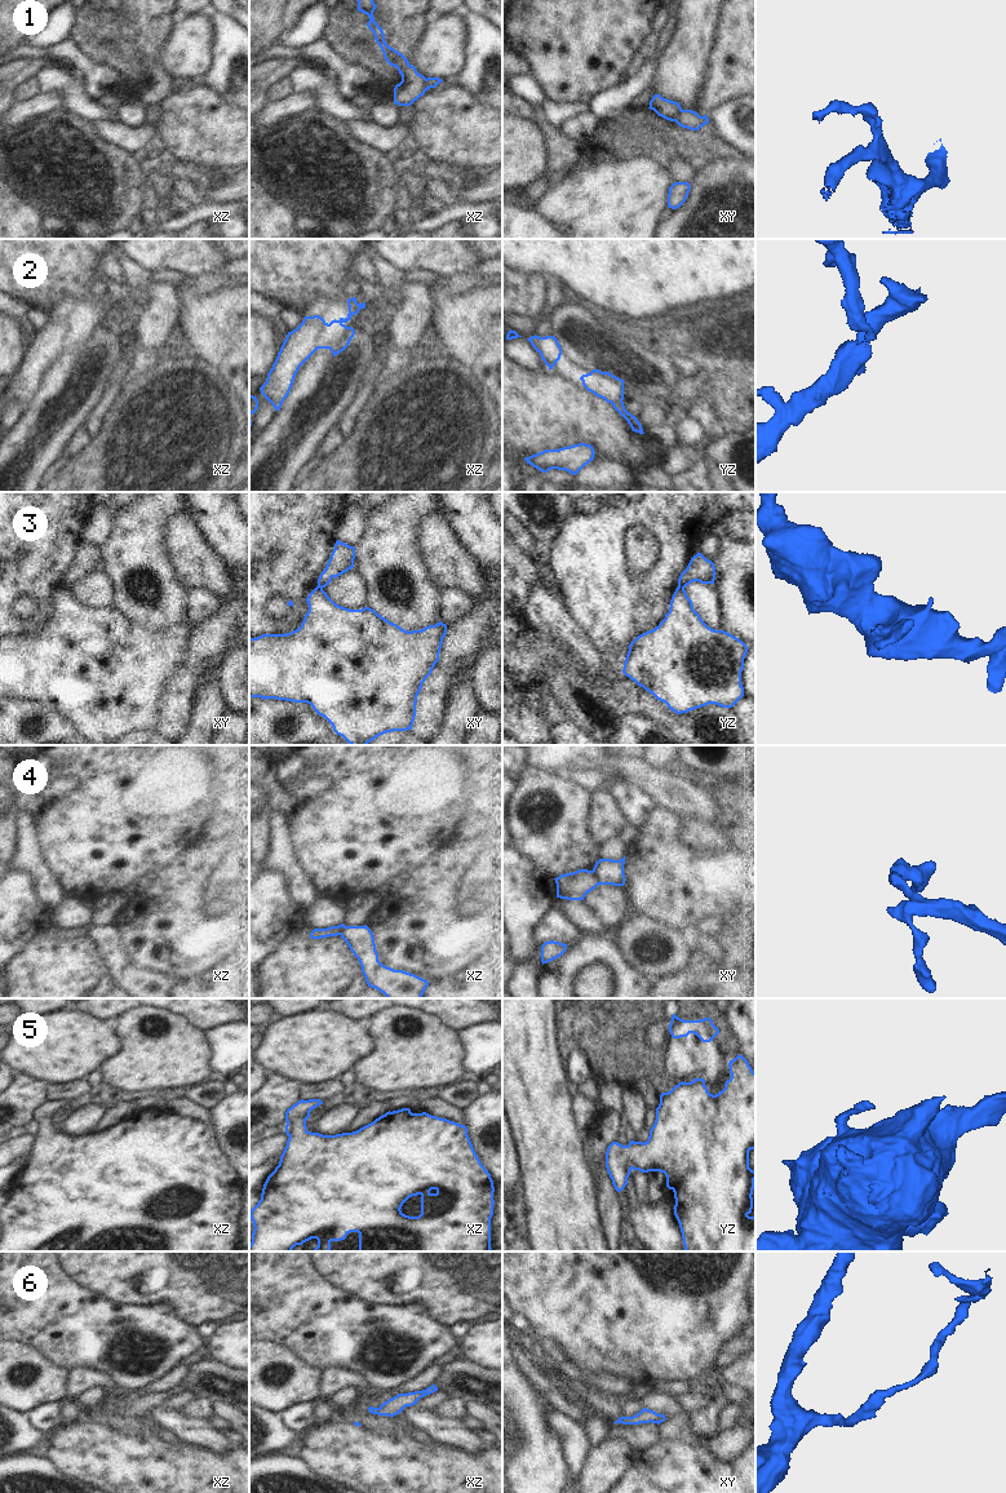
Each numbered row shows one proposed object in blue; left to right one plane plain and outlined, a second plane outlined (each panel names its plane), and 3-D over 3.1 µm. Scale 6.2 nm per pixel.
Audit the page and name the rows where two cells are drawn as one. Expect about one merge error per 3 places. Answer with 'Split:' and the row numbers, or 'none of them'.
Split: 1, 3, 4.

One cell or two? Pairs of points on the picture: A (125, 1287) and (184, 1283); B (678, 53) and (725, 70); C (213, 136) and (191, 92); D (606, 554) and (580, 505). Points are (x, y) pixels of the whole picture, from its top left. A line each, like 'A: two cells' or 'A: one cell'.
A: one cell
B: two cells
C: one cell
D: two cells

